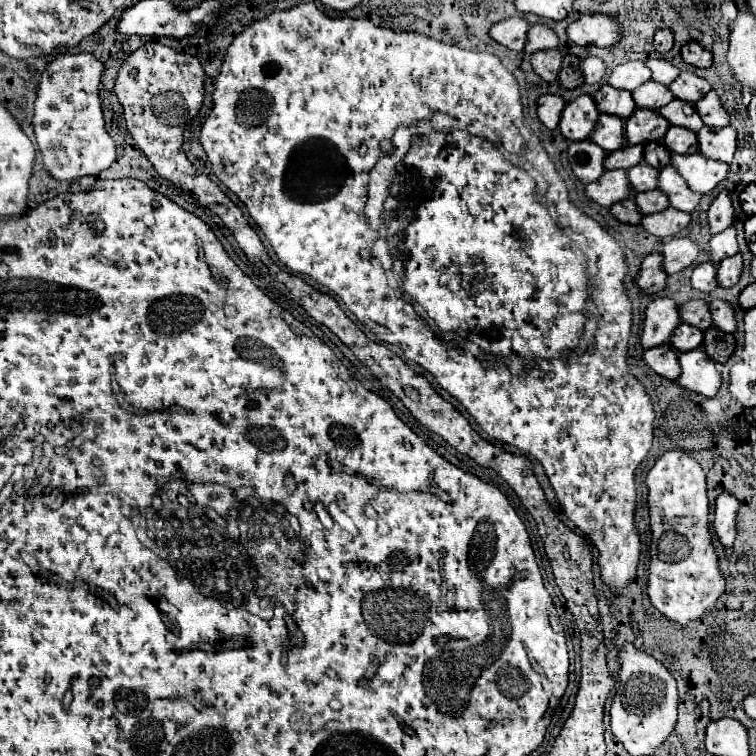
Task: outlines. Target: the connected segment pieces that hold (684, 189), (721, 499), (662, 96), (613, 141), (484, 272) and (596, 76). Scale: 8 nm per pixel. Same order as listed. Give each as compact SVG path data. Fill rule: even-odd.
M667 164L661 170L661 174L659 174L659 190L667 192L669 202L671 202L673 208L685 210L685 212L693 212L695 206L701 200L701 194L697 194L697 192L693 192L689 188L685 178L679 174L679 170L673 164Z
M721 492L715 500L715 532L721 540L721 544L725 548L731 548L735 534L737 534L737 512L741 508L741 502L729 494L729 492Z
M649 80L645 84L641 84L641 88L633 90L633 100L637 104L637 108L663 108L665 104L669 104L673 100L673 92L669 92L667 86L661 86L655 80Z
M603 114L599 116L599 124L593 130L593 142L605 148L607 152L625 146L625 120L619 116Z
M313 2L299 4L299 6L293 6L293 8L289 8L289 10L277 10L277 12L269 14L269 16L265 16L265 18L261 18L261 20L255 20L251 26L247 26L241 34L235 36L235 40L231 42L231 46L229 46L227 52L225 52L225 60L223 60L221 72L219 72L219 76L217 76L217 80L215 80L215 90L213 90L213 110L211 110L211 114L209 114L209 116L205 118L205 122L203 122L203 130L201 130L199 140L201 140L201 144L203 144L203 148L205 148L207 156L209 156L209 162L211 162L211 166L213 166L215 176L217 176L217 178L219 178L219 180L221 180L221 182L223 182L223 184L225 184L225 186L227 186L227 188L229 188L229 190L231 190L231 192L247 206L251 218L257 222L257 226L261 228L261 232L265 234L265 238L271 242L271 246L273 246L277 258L279 258L293 274L307 276L307 278L311 278L313 282L317 282L319 286L325 286L327 292L339 296L339 298L343 300L343 304L347 306L347 310L349 310L359 322L371 320L373 324L381 326L381 330L385 330L385 332L381 332L381 342L401 346L405 358L407 358L409 362L415 362L417 366L421 366L427 374L431 374L431 376L435 378L435 382L439 384L439 388L443 388L443 390L449 392L453 398L457 398L459 404L475 418L475 422L477 422L477 424L479 424L493 440L499 440L499 442L503 442L503 444L515 446L515 448L519 448L519 452L523 452L523 454L527 454L527 456L533 456L535 460L539 460L539 462L543 464L545 474L547 474L547 478L549 478L549 482L551 482L551 486L553 486L553 490L555 490L555 494L557 494L557 500L559 500L559 504L561 504L565 516L567 516L567 518L569 518L569 520L585 534L585 538L589 540L589 544L593 544L595 550L599 552L599 562L597 562L597 564L599 564L601 580L613 590L613 594L621 596L623 590L629 586L629 582L635 578L635 574L637 574L637 564L639 564L639 546L641 546L641 542L639 542L639 532L637 532L637 528L635 528L635 506L637 506L637 504L635 504L635 470L637 470L637 466L645 460L645 456L647 456L647 452L649 452L649 448L651 448L651 442L653 442L653 420L655 420L655 410L653 410L651 398L647 396L645 386L643 386L643 384L629 372L629 368L627 368L627 346L629 346L629 336L631 336L631 298L629 298L627 292L625 292L625 276L629 274L629 268L627 268L627 262L625 262L625 254L623 254L621 246L615 242L615 238L613 238L613 236L611 236L597 220L593 220L591 216L587 216L585 212L581 212L581 210L569 200L569 190L567 190L565 180L559 176L559 172L557 172L553 160L547 156L547 152L545 152L545 148L541 146L537 134L533 132L529 120L525 118L525 104L521 102L521 90L519 90L517 78L503 66L503 62L501 62L495 54L489 54L489 52L471 52L471 50L463 50L463 48L457 48L457 46L449 46L449 44L445 44L445 42L439 42L439 40L429 38L429 36L419 34L419 32L393 32L393 30L387 30L387 28L373 26L373 24L371 24L369 20L365 20L365 18L329 18L329 16L325 16ZM436 111L447 112L449 116L453 116L453 118L457 118L457 120L465 120L465 124L471 124L473 120L485 122L485 124L491 126L491 130L493 130L492 141L483 138L483 136L469 134L469 130L453 130L453 132L435 132L435 130L433 130L433 132L429 132L429 134L417 134L417 136L413 136L411 148L409 148L407 156L397 164L397 178L393 178L393 182L399 180L399 188L389 188L389 198L387 198L387 202L385 202L385 206L383 206L383 212L381 212L381 216L383 216L383 220L385 220L385 224L387 224L387 228L389 228L387 240L389 240L389 244L391 244L393 248L397 248L397 252L393 252L393 254L397 254L397 256L401 258L401 286L403 286L405 296L407 296L411 302L415 302L415 304L419 304L419 306L423 308L423 312L435 322L439 334L449 334L449 332L453 332L453 334L459 336L459 338L467 338L469 342L477 344L477 348L479 348L481 354L493 356L493 358L503 360L503 362L507 362L507 364L509 364L509 362L521 362L523 366L533 366L523 368L518 375L515 376L511 376L511 372L509 372L507 366L497 366L497 368L485 370L483 364L481 364L477 358L473 358L469 352L457 352L457 350L447 350L447 348L443 348L443 340L441 340L441 338L435 338L435 336L429 332L429 326L415 314L413 304L409 304L409 300L401 300L401 290L399 290L399 288L391 288L391 286L387 284L387 278L385 278L383 268L379 266L379 260L377 260L377 258L369 258L369 260L363 260L363 258L361 258L361 250L365 248L365 240L361 240L361 222L357 222L357 218L349 218L349 216L359 216L359 214L363 212L363 204L365 204L365 200L367 200L367 190L365 190L365 188L367 188L367 172L369 172L369 170L375 166L375 162L381 158L379 142L381 142L383 138L391 138L391 134L395 132L395 128L397 128L399 124L415 126L415 122L419 122L419 120L423 120L423 118L429 118L429 116ZM363 144L367 146L365 156L359 154L359 148L361 148ZM587 304L588 306L590 304L595 305L596 308L599 308L599 314L601 314L601 322L599 322L599 328L597 328L597 332L595 332L595 346L593 346L593 350L589 350L587 354L571 356L571 354L577 352L579 346L581 346L583 326L585 326L585 322L587 322L587 318L589 318L589 316L587 316Z
M587 56L583 62L581 62L581 68L583 68L583 74L585 74L585 82L587 84L599 84L605 76L605 62L597 56Z

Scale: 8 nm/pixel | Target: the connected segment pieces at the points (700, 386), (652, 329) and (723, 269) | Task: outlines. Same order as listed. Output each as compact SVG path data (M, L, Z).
M703 348L681 352L679 364L681 364L681 376L679 376L681 386L709 398L717 394L717 390L721 388L721 374L717 362L709 360Z
M655 298L645 310L641 346L655 348L669 342L679 324L679 304L673 298Z
M741 254L725 258L721 262L719 270L717 270L717 282L719 282L719 286L723 286L723 288L735 286L739 282L739 278L741 278L741 272L743 272L743 256Z

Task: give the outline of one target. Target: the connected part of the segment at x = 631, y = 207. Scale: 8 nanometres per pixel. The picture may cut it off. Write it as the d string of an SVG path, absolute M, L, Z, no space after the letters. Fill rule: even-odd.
M627 198L627 200L621 200L619 204L613 204L611 212L613 212L613 216L617 220L627 222L627 224L641 224L641 220L643 220L643 214L637 208L637 204L635 204L633 198Z

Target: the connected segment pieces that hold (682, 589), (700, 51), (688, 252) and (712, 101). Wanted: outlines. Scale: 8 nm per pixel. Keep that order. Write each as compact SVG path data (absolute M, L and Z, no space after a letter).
M681 450L665 452L649 470L649 518L651 518L651 566L649 566L649 600L669 620L687 626L701 620L707 610L725 594L727 582L719 570L709 530L709 500L705 472L699 462Z
M689 40L681 48L681 56L687 64L693 64L697 68L711 68L711 64L713 64L713 54L709 50L705 50L697 40Z
M673 238L663 246L663 266L667 274L681 272L691 266L699 256L699 246L691 238Z
M711 90L707 96L703 96L697 104L695 104L697 112L701 114L705 126L711 126L711 128L723 128L731 122L731 114L723 108L719 96L715 90Z

